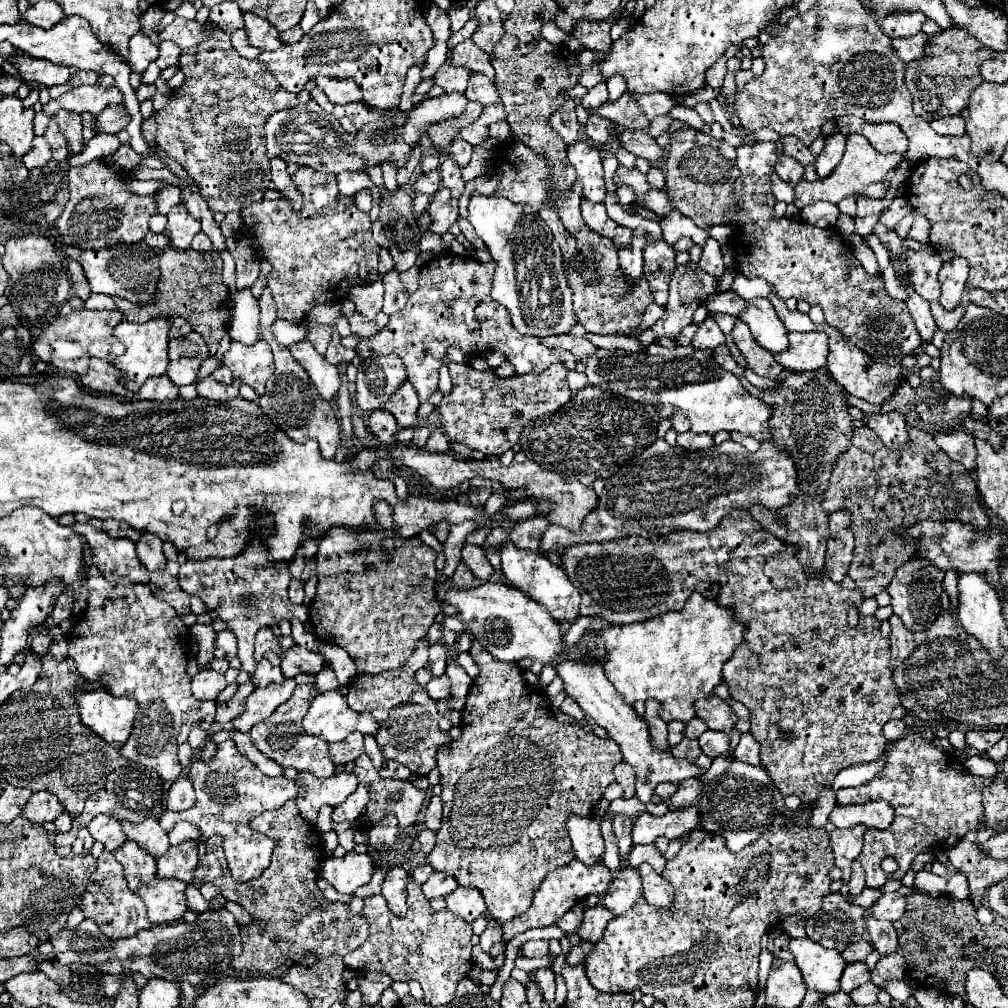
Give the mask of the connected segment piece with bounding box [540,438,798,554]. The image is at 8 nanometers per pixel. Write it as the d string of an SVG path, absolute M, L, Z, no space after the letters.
M658 438L634 462L606 480L598 508L584 518L582 532L574 534L552 524L540 540L540 552L548 554L552 548L564 550L576 544L606 542L630 534L656 536L652 528L662 526L672 530L708 532L714 530L730 510L750 510L754 504L774 510L792 504L796 498L798 472L792 456L774 442L762 442L760 450L754 454L732 440L722 442L720 446L688 452Z

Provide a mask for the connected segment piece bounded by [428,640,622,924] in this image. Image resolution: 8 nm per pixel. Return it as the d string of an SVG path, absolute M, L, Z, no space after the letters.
M476 640L474 646L470 650L470 656L476 660L476 664L480 666L480 674L474 680L466 706L462 710L462 738L454 740L450 744L450 748L442 750L438 756L438 770L442 772L442 802L444 802L444 818L442 818L442 828L438 832L436 838L436 846L434 850L428 854L428 862L432 868L442 870L442 872L450 872L454 874L454 878L458 880L460 886L472 886L478 888L486 900L486 908L490 912L490 916L494 920L498 920L500 924L520 916L522 912L526 912L526 908L530 908L532 904L532 896L538 890L540 882L548 876L548 872L552 872L558 866L564 866L568 862L574 860L574 850L570 844L570 836L566 832L566 816L578 814L578 816L592 816L596 802L602 798L604 790L608 784L614 782L614 764L622 762L622 754L618 744L614 744L614 740L602 740L596 734L590 736L590 732L584 732L582 726L574 724L574 726L566 726L560 724L558 720L554 720L554 712L548 710L548 698L542 692L536 692L532 688L526 686L526 682L522 680L522 670L518 668L518 664L504 664L500 660L494 660L490 656L490 652L486 652Z

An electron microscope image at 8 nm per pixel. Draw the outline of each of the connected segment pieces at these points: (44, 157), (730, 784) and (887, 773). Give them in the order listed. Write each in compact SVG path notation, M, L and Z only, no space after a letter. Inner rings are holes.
M38 136L38 138L32 140L30 152L26 156L22 156L22 162L28 170L32 170L32 168L38 168L38 166L46 164L50 158L52 158L52 152L50 152L50 146L48 146L46 138Z
M734 760L716 780L704 786L698 808L702 814L702 830L722 834L732 852L738 852L754 842L768 828L768 824L774 822L774 814L784 814L786 810L784 796L776 790L766 770L738 760Z
M918 732L906 734L904 738L892 742L888 748L888 758L886 758L880 778L876 774L870 782L862 784L862 786L840 788L836 792L838 804L862 804L862 802L886 800L896 810L896 818L888 830L882 830L882 832L866 830L866 834L864 834L864 848L858 856L858 862L862 864L862 868L866 872L866 886L882 888L892 878L898 878L898 880L904 878L914 856L918 856L922 852L928 852L928 854L948 852L950 848L954 848L954 844L958 844L966 836L966 832L978 830L982 824L982 788L986 788L986 786L990 786L988 778L978 778L978 776L970 774L966 770L966 766L954 754L946 754L946 752L938 750L932 740L924 740ZM886 856L892 856L898 862L898 870L892 874L888 874L880 868L880 864Z

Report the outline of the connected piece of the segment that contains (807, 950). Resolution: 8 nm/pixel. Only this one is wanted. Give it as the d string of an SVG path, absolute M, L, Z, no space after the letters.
M792 938L790 952L804 976L804 984L812 992L832 994L840 992L840 978L846 960L838 950L826 950L810 938Z

